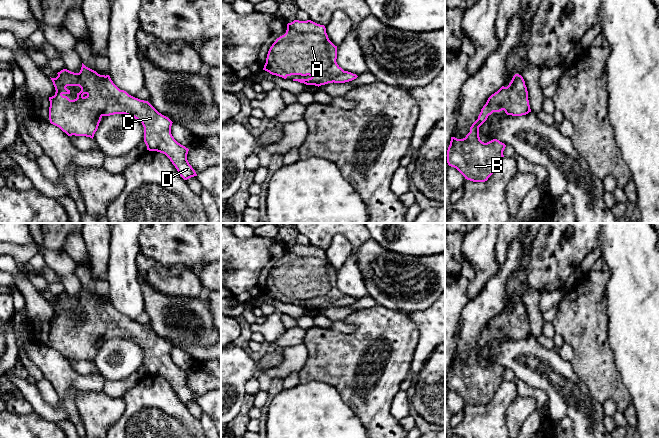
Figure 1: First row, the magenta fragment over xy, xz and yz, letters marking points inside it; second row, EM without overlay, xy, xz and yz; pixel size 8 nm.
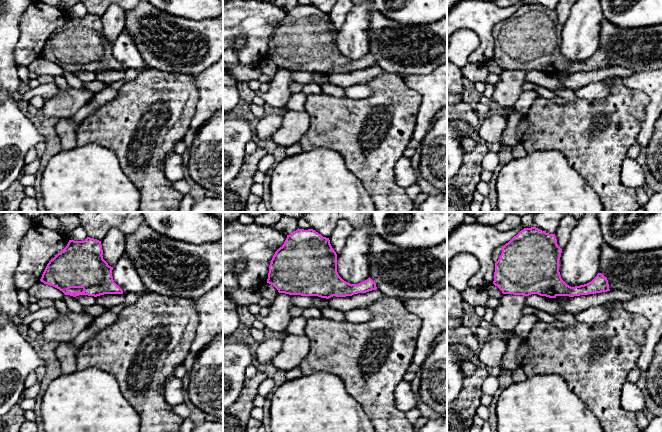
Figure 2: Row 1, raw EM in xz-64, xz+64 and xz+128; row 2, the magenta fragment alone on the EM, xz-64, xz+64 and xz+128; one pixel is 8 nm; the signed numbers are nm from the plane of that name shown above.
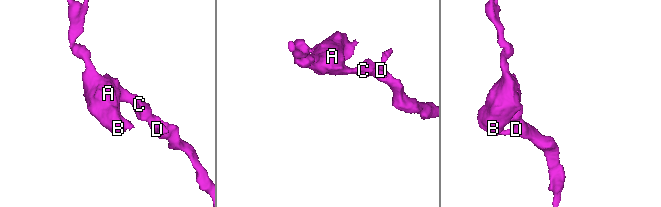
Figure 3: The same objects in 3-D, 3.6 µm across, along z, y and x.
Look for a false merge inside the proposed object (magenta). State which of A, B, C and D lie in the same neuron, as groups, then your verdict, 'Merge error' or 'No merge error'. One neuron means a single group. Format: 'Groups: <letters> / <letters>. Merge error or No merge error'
Groups: A B C D. No merge error

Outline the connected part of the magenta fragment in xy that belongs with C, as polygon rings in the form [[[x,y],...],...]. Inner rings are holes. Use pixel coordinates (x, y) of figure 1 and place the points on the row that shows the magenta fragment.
[[[83,63],[79,73],[63,69],[57,74],[56,78],[51,78],[56,90],[55,95],[49,97],[49,120],[51,124],[59,127],[68,136],[86,136],[93,139],[103,116],[114,114],[132,116],[144,127],[144,142],[147,150],[165,154],[184,180],[197,176],[187,160],[189,149],[178,143],[171,134],[173,122],[159,113],[148,101],[140,100],[129,95],[126,91],[120,90],[109,75],[100,75]],[[67,86],[79,86],[81,88],[76,99],[70,100],[66,96],[70,94]]]

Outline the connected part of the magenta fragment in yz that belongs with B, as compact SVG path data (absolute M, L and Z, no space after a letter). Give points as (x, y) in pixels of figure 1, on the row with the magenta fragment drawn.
M515 74L507 87L502 86L488 98L465 138L451 137L447 163L456 168L465 179L473 182L487 181L504 157L504 143L497 139L484 143L479 137L479 127L488 116L502 110L512 116L531 112L527 87L521 75Z

